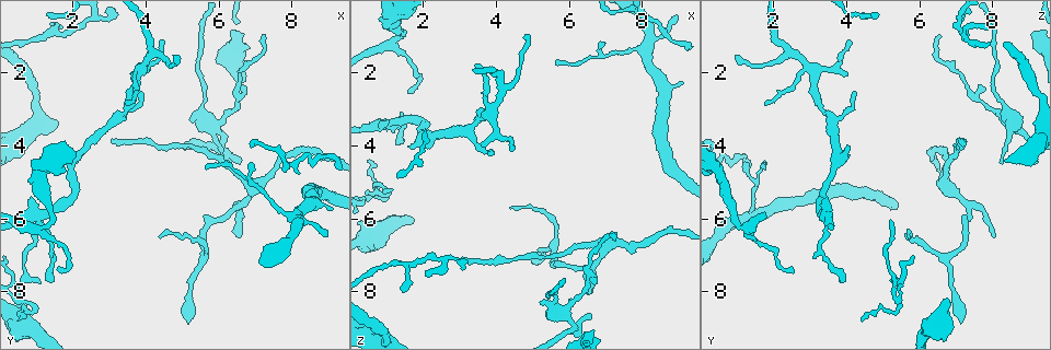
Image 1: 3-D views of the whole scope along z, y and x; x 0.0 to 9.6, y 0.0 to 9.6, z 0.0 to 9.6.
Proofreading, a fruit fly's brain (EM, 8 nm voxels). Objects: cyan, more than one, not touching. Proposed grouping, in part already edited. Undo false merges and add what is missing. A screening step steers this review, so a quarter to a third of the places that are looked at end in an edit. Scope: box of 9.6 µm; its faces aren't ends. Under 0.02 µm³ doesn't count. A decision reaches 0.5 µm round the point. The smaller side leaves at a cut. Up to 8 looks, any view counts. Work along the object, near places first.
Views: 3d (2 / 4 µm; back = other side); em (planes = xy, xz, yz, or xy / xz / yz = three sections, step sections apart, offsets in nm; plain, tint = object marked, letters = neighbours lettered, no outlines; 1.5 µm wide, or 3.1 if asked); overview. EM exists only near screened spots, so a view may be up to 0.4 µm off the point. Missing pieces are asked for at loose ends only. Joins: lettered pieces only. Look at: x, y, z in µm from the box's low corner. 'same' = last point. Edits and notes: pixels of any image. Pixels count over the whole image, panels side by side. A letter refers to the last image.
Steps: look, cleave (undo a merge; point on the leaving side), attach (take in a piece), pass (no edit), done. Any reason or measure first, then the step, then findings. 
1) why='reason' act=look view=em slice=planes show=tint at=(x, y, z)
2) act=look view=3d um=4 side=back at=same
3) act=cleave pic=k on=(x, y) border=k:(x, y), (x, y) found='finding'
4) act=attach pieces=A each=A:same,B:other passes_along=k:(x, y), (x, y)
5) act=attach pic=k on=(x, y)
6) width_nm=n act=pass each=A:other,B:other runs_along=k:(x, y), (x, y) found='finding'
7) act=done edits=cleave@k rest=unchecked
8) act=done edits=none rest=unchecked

why='branch stops here' act=look view=em um=3.1 slice=planes show=letters at=(1.55, 4.00, 4.00)

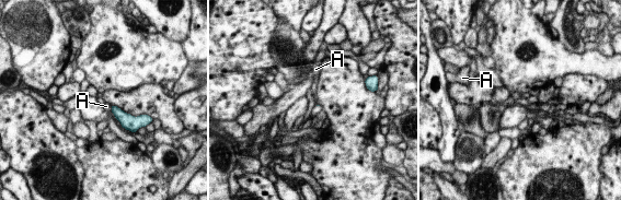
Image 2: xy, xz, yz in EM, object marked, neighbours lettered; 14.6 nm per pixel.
act=pass each=A:other found='no lettered piece goes on from it'

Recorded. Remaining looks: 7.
act=look view=em slice=planes show=letters at=(3.85, 1.95, 3.05)

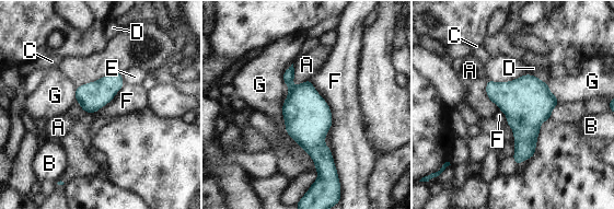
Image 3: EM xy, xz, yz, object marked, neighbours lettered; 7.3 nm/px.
act=pass each=A:other,B:other,C:other,D:other,E:other,F:other,G:other border=3:(310, 79), (331, 112), (329, 130) found='one neuron here'

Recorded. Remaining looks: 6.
why='branch stops here' act=look view=em slice=planes show=letters at=(1.20, 6.05, 5.25)

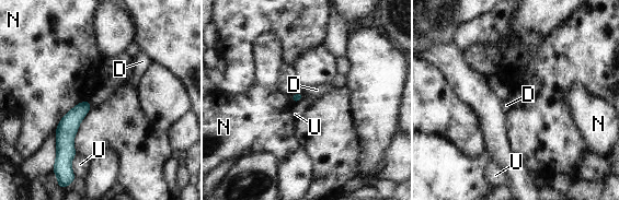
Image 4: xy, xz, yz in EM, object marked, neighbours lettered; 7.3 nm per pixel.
act=pass each=D:other,N:other,U:other runs_along=4:(86, 104), (67, 128), (69, 162) found='no lettered piece goes on from it'

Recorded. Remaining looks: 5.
why='thin end' act=look view=em slice=planes show=letters at=(1.65, 7.30, 2.55)

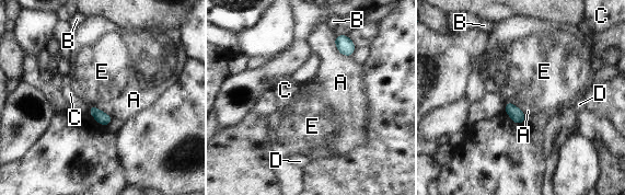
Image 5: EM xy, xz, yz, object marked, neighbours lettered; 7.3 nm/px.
width_nm=90 act=pass each=A:other,B:other,C:other,D:other,E:other border=5:(510, 101), (506, 103) found='no lettered piece goes on from it'

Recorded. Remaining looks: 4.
act=done edits=none rest=unchecked

